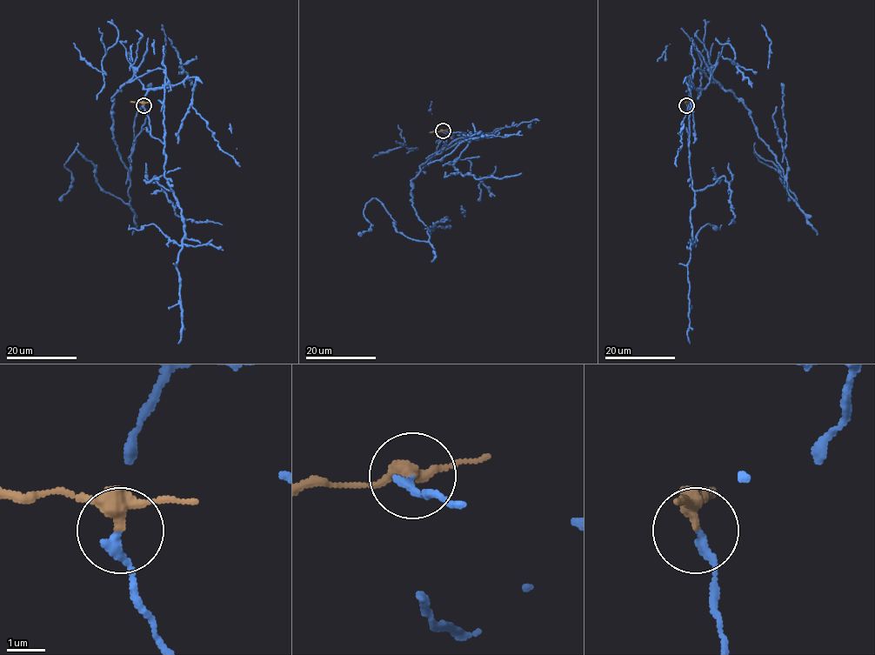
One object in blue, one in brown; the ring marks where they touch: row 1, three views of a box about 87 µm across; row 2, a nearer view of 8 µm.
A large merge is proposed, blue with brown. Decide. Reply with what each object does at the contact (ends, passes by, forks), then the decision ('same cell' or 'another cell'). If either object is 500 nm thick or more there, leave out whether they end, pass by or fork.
blue ends there; brown passes by; another cell

